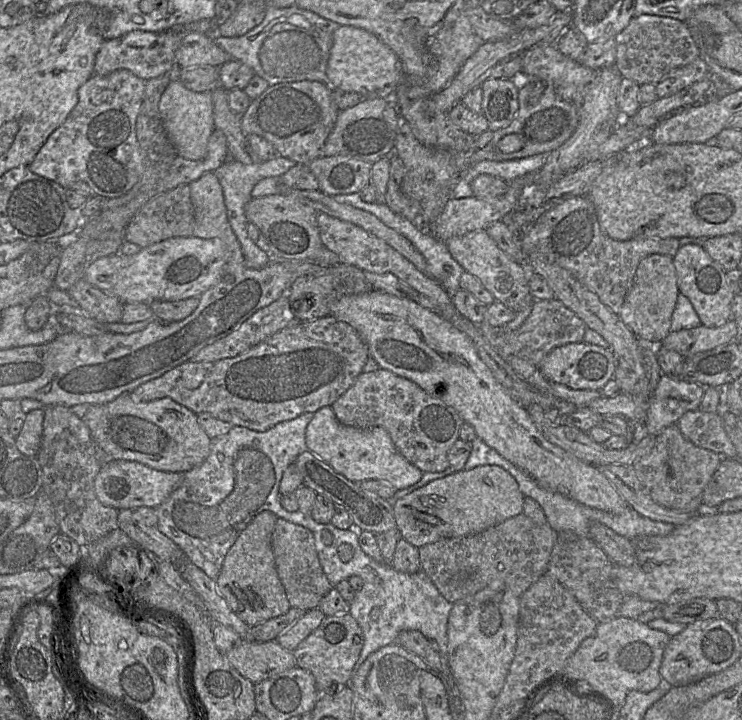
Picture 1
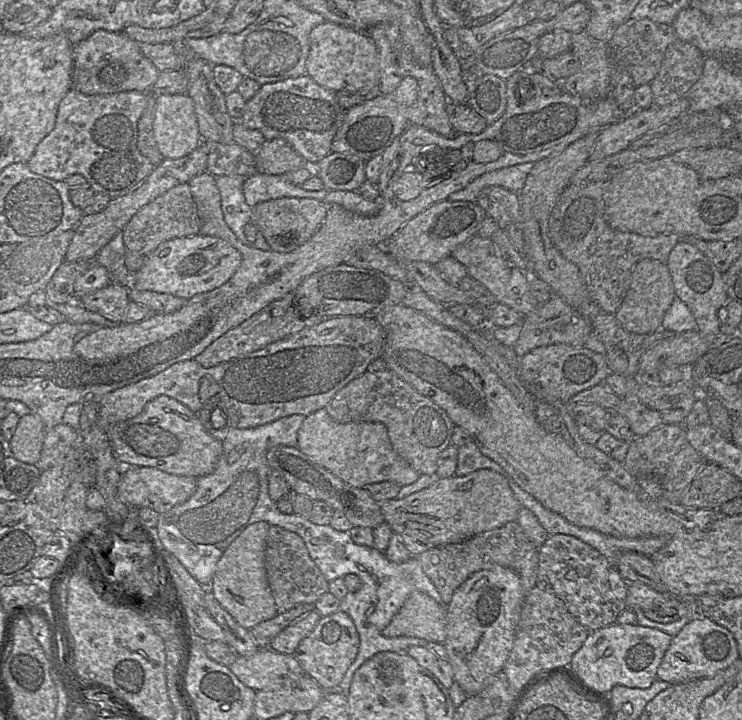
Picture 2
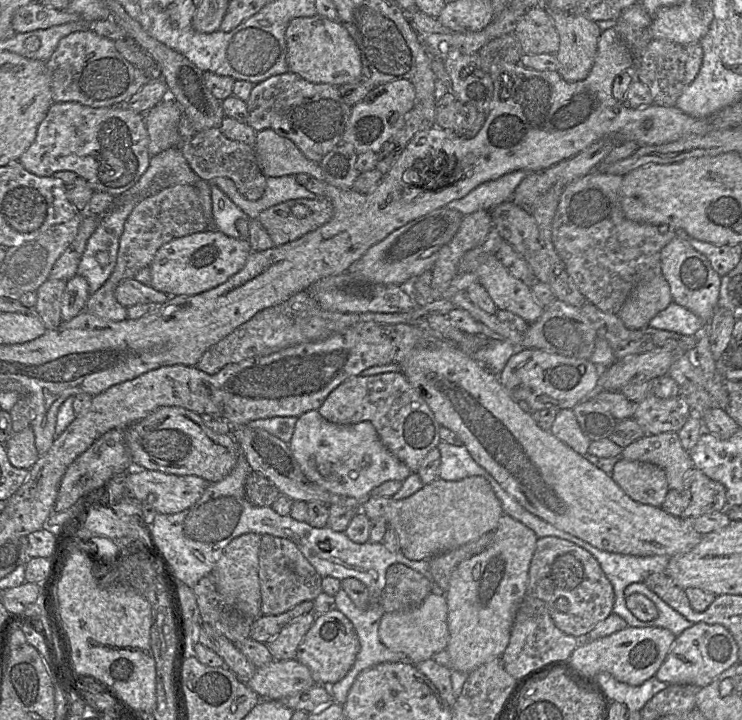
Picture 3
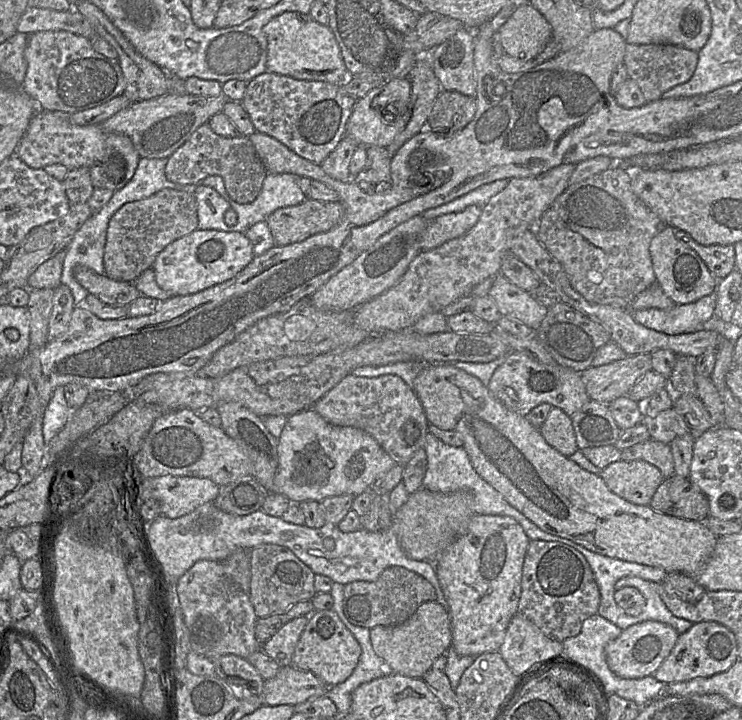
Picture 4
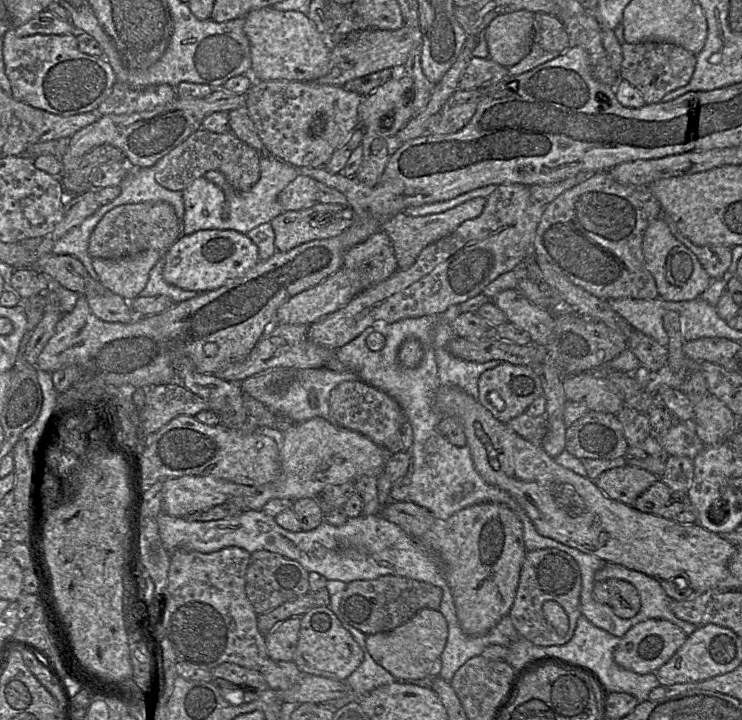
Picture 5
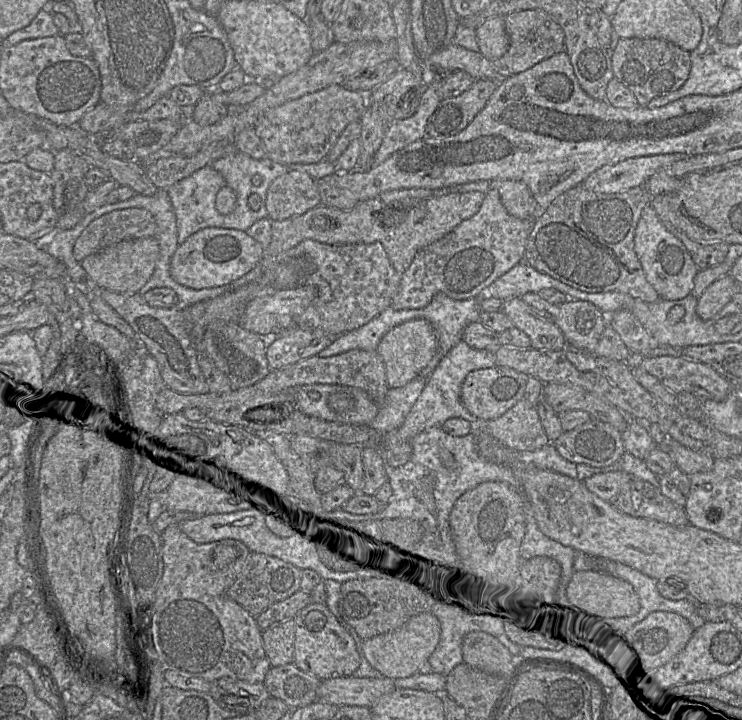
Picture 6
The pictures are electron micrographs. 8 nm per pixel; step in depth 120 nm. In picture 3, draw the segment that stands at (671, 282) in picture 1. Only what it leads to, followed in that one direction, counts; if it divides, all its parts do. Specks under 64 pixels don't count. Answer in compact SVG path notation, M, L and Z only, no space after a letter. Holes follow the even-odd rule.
M662 274L640 281L617 313L630 329L641 329L673 301L670 287Z

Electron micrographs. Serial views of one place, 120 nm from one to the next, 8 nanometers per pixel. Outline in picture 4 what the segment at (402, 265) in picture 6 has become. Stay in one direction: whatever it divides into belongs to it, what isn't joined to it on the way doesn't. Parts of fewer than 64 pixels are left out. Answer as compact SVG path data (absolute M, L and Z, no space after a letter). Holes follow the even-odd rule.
M306 199L301 204L279 208L266 222L275 246L301 242L308 237L329 231L342 220L344 206L339 202ZM471 205L461 212L444 214L429 221L421 237L421 250L431 250L467 233L479 220L482 208Z

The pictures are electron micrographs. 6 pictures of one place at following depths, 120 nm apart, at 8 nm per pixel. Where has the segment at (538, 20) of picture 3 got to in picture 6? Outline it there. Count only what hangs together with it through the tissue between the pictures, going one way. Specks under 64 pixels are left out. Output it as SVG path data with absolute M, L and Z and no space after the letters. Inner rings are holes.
M503 16L487 19L475 31L480 53L488 60L499 59L507 52L509 37Z

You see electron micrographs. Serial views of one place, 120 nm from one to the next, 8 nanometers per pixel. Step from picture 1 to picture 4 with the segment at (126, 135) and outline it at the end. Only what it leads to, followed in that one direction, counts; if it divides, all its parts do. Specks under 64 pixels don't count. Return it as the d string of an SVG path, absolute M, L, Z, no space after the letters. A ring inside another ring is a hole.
M38 110L16 149L18 157L33 169L44 169L53 164L63 165L69 171L86 167L96 189L115 192L123 188L133 177L141 159L131 139L124 134L105 132L100 124L73 125L68 115L64 112Z

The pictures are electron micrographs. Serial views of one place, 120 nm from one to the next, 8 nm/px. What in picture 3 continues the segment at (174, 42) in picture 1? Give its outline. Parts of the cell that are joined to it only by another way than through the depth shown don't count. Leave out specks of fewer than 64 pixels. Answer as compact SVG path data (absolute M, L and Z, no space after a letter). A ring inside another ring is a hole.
M90 30L76 31L62 38L54 53L45 63L50 73L51 94L54 103L75 102L92 108L119 106L151 79L150 75L128 62L118 52L114 41Z

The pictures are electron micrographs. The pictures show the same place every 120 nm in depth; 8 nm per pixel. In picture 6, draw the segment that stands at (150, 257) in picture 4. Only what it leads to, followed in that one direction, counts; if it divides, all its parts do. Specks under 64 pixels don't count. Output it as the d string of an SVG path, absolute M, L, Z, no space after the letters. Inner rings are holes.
M145 209L115 210L93 220L80 234L73 246L73 256L81 262L88 255L123 240L154 237L156 222Z

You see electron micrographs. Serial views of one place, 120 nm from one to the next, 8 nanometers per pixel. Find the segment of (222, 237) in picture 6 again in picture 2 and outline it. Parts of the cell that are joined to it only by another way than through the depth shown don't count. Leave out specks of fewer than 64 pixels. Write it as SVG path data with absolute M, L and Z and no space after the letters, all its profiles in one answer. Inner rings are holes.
M196 234L163 242L145 256L139 271L130 273L129 286L137 290L167 293L190 299L211 291L227 282L241 263L241 253L231 244L213 236Z

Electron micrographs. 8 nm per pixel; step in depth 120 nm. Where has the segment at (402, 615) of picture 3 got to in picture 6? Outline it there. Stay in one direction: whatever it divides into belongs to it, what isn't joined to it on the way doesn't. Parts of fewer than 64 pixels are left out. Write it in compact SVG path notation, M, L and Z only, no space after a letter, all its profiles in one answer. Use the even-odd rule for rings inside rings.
M432 612L412 616L401 627L391 632L365 639L362 648L370 665L384 677L400 679L418 673L420 666L434 652L440 639L440 624Z

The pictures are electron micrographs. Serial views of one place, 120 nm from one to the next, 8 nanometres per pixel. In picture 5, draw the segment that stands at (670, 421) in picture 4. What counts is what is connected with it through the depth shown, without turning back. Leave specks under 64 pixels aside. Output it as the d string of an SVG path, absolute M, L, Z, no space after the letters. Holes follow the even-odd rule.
M676 421L663 436L657 438L666 454L691 460L705 447L690 422Z

